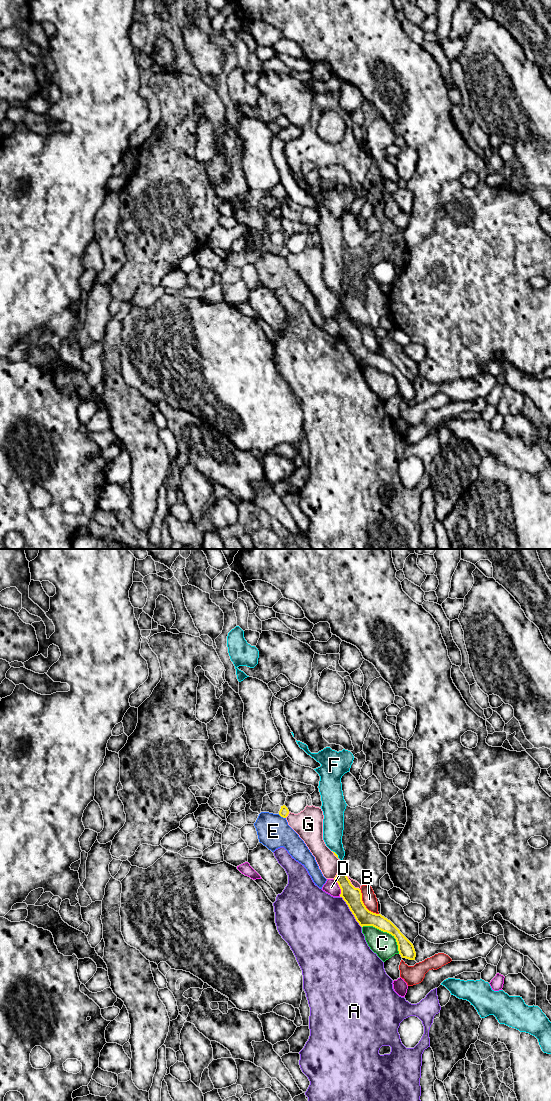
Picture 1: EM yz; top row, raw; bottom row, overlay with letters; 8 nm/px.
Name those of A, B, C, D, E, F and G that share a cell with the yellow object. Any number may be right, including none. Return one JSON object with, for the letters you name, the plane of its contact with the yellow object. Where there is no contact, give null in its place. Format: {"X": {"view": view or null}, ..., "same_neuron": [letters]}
{"same_neuron": []}

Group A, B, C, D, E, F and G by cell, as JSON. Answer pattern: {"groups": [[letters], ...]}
{"groups": [["A"], ["B"], ["C"], ["D"], ["E"], ["F"], ["G"]]}

